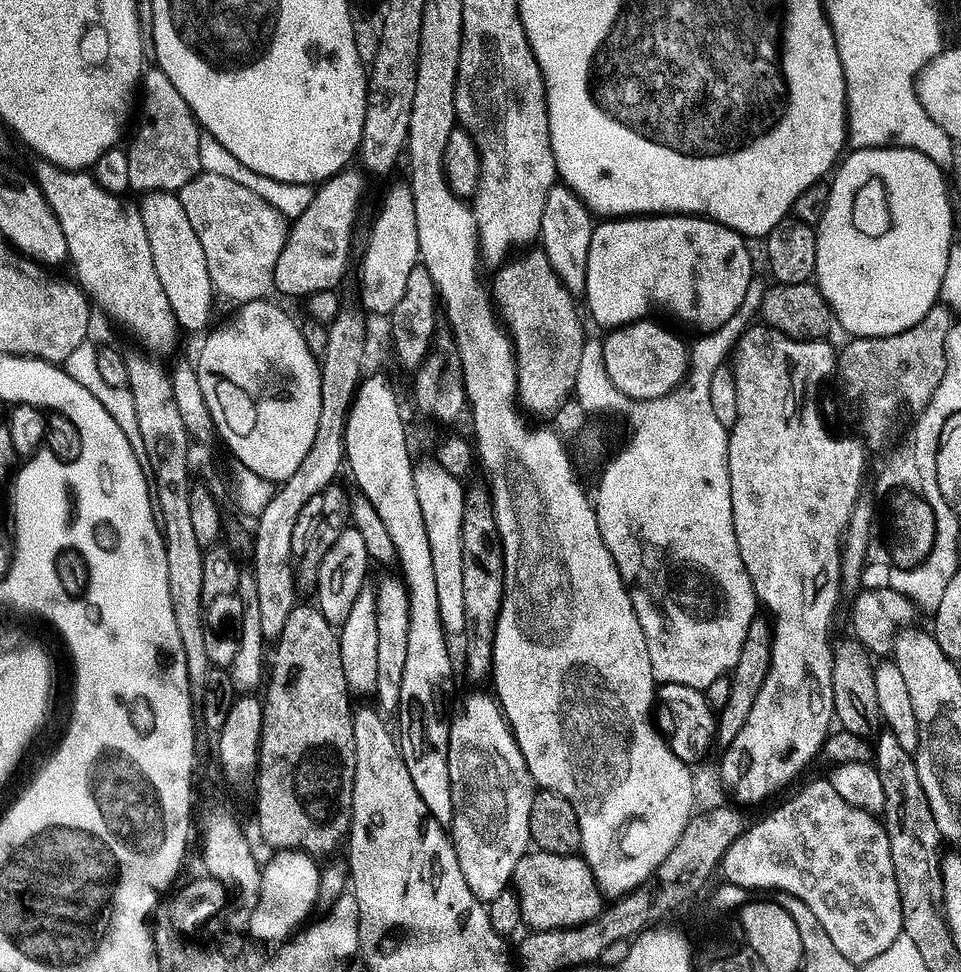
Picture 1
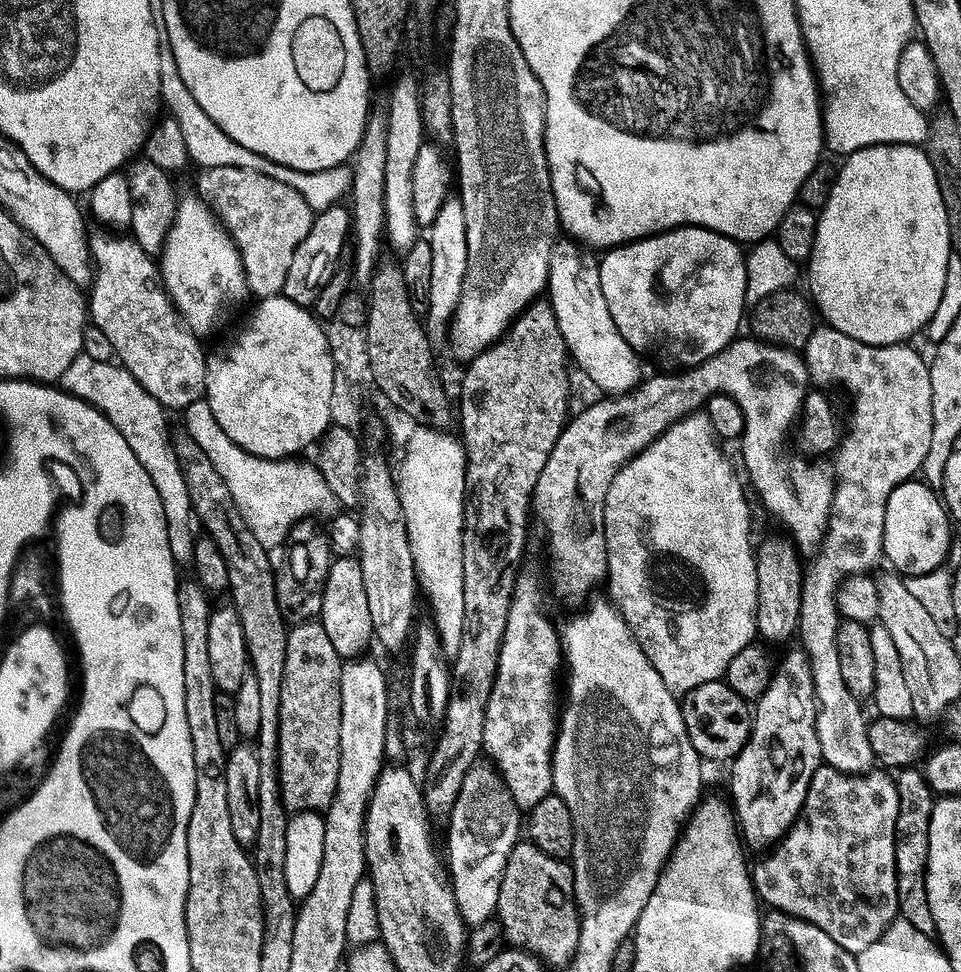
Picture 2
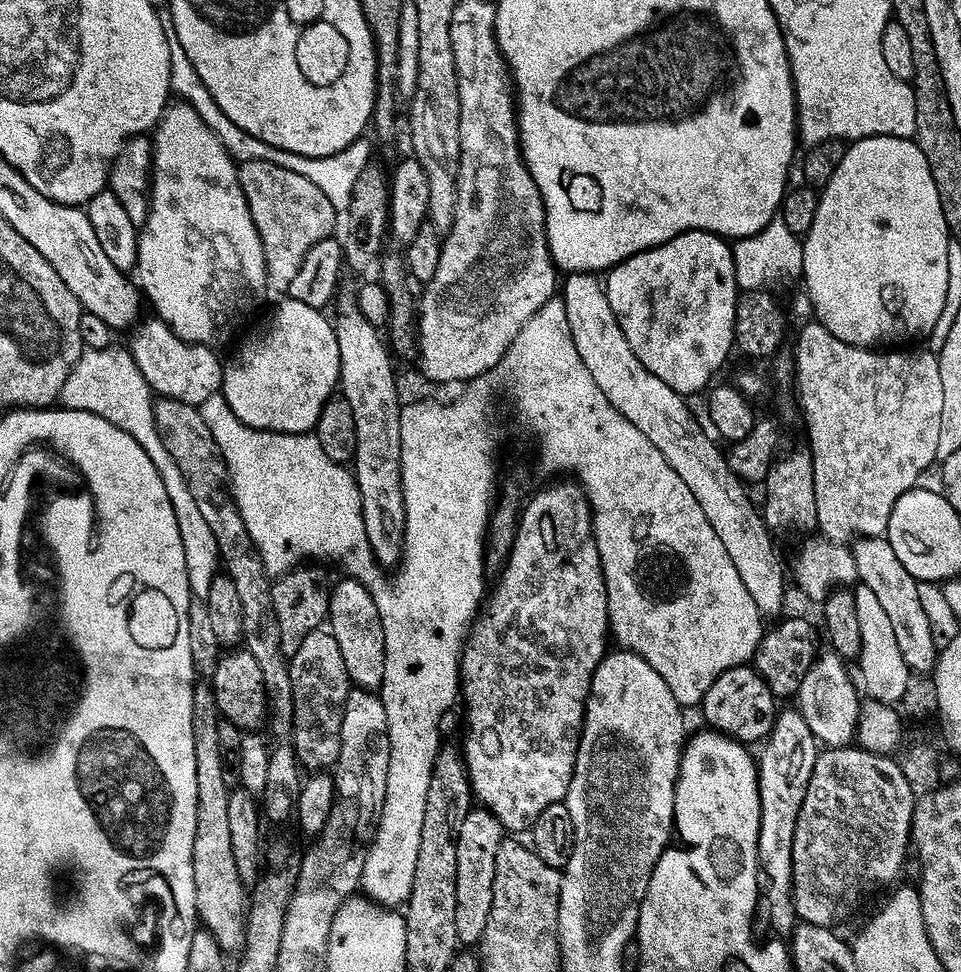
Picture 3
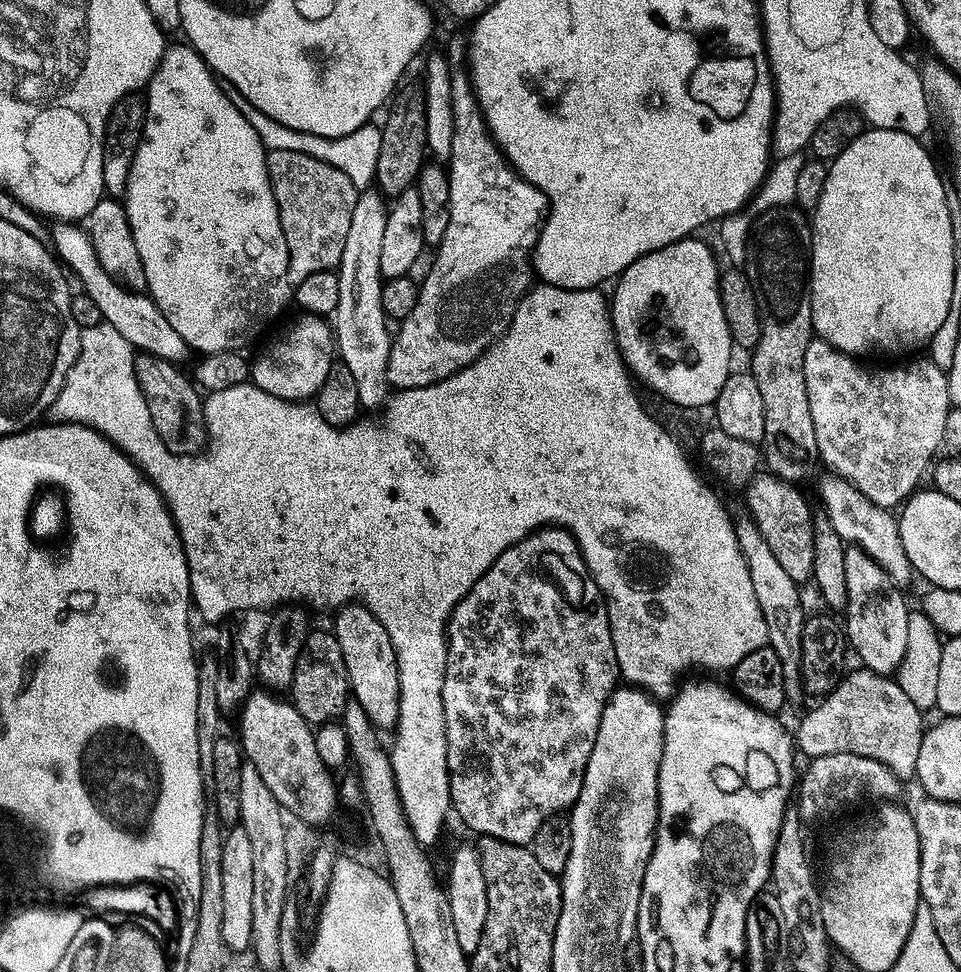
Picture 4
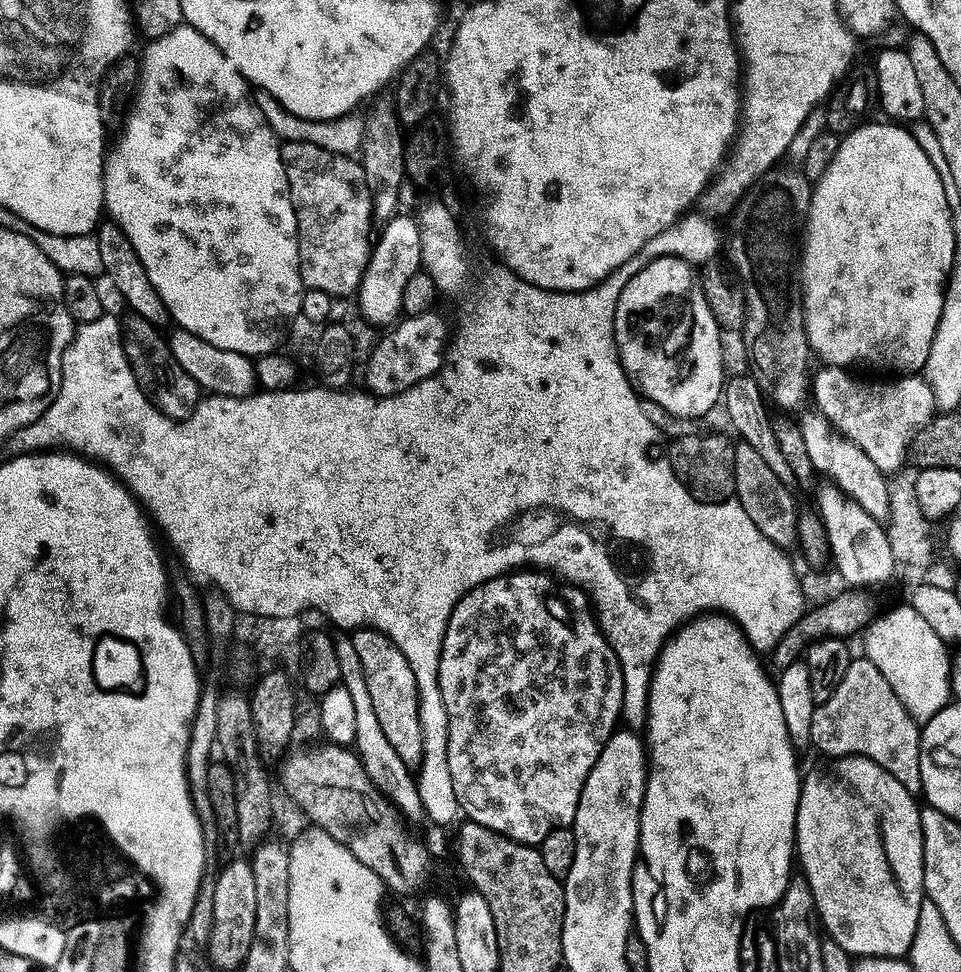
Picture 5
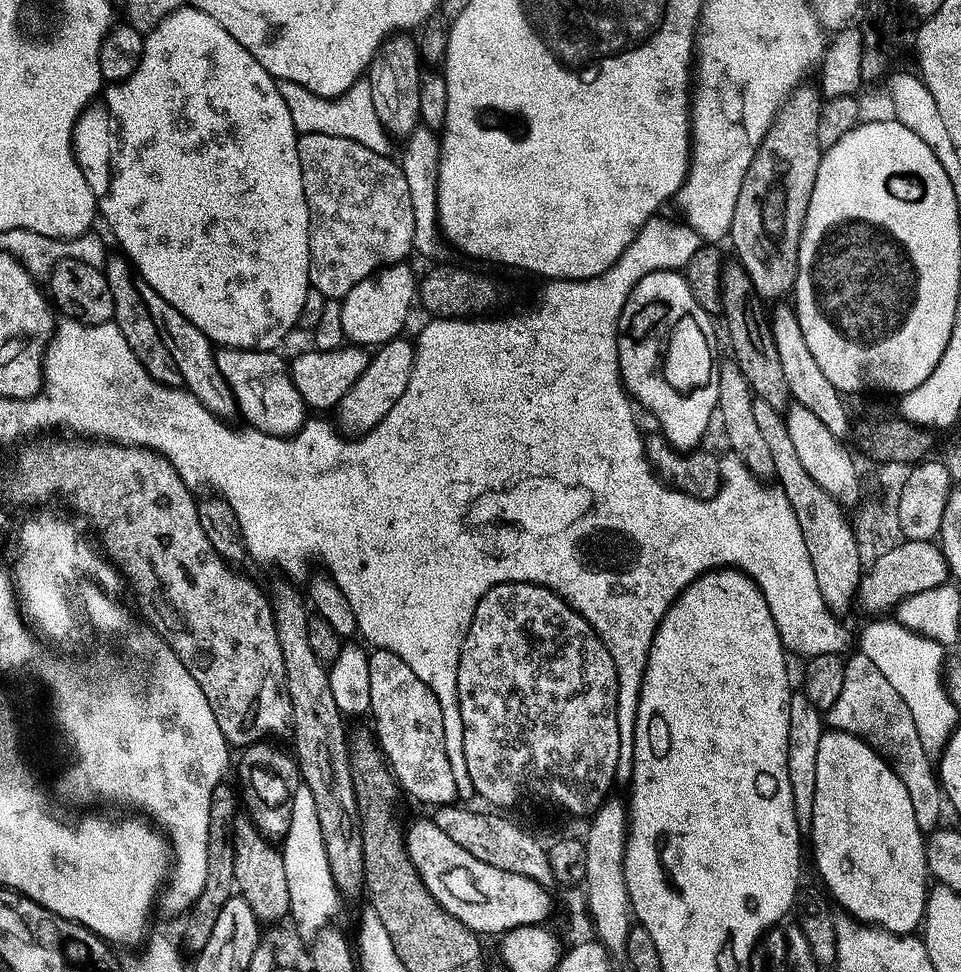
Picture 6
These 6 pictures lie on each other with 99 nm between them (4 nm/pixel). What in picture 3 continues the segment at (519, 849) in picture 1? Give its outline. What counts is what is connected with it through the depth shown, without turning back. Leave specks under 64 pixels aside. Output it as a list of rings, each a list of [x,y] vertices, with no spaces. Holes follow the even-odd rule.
[[[473,810],[462,822],[458,834],[458,938],[461,945],[479,945],[486,930],[486,922],[490,918],[490,906],[494,906],[494,866],[498,858],[498,850],[505,839],[503,826],[498,822],[498,818],[494,818],[489,812]]]

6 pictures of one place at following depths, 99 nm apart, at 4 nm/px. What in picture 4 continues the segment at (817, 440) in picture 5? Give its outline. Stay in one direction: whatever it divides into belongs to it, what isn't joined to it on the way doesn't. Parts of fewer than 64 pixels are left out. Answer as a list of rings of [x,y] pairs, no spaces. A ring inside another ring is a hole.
[[[835,474],[825,477],[820,484],[820,496],[824,499],[822,508],[827,512],[830,522],[834,522],[834,530],[838,530],[845,545],[855,546],[880,566],[897,589],[906,589],[907,584],[914,580],[914,573],[910,558],[906,558],[906,550],[902,546],[899,519],[889,509],[879,508],[874,502],[870,502],[848,481],[841,480]]]

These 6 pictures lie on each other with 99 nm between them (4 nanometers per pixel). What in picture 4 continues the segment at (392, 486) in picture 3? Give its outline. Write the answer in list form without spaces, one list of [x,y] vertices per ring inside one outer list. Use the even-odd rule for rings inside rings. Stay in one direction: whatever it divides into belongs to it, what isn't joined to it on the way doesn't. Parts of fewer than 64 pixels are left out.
[[[371,188],[357,197],[353,221],[350,224],[349,237],[346,240],[345,254],[342,256],[337,271],[339,280],[340,300],[334,315],[334,340],[343,365],[346,365],[357,384],[359,402],[363,409],[381,409],[390,398],[388,383],[389,360],[392,353],[393,333],[389,332],[390,320],[383,308],[383,290],[385,279],[382,277],[383,241],[386,233],[389,205],[381,191]]]

